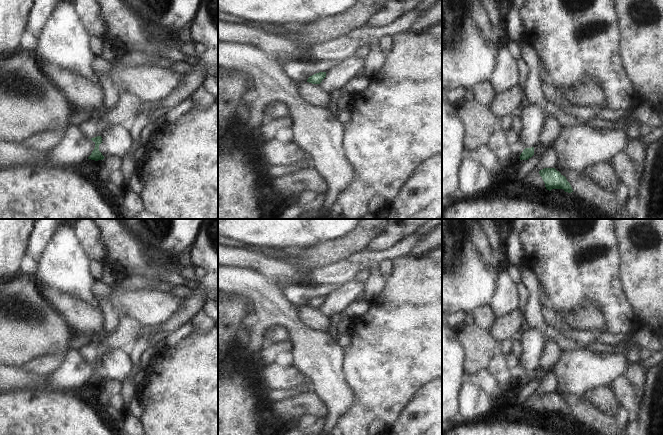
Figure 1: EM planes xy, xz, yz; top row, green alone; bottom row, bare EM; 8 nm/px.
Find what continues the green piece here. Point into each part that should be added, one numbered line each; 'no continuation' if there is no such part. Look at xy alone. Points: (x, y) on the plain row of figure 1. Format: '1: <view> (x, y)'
1: xy (129, 328)

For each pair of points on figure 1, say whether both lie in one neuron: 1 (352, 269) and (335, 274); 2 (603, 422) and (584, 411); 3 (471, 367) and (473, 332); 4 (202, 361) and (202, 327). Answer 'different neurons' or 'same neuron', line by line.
1: same neuron
2: same neuron
3: same neuron
4: different neurons

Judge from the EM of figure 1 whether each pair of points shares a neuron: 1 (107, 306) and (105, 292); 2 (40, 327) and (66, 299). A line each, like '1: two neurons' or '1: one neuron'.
1: one neuron
2: two neurons

